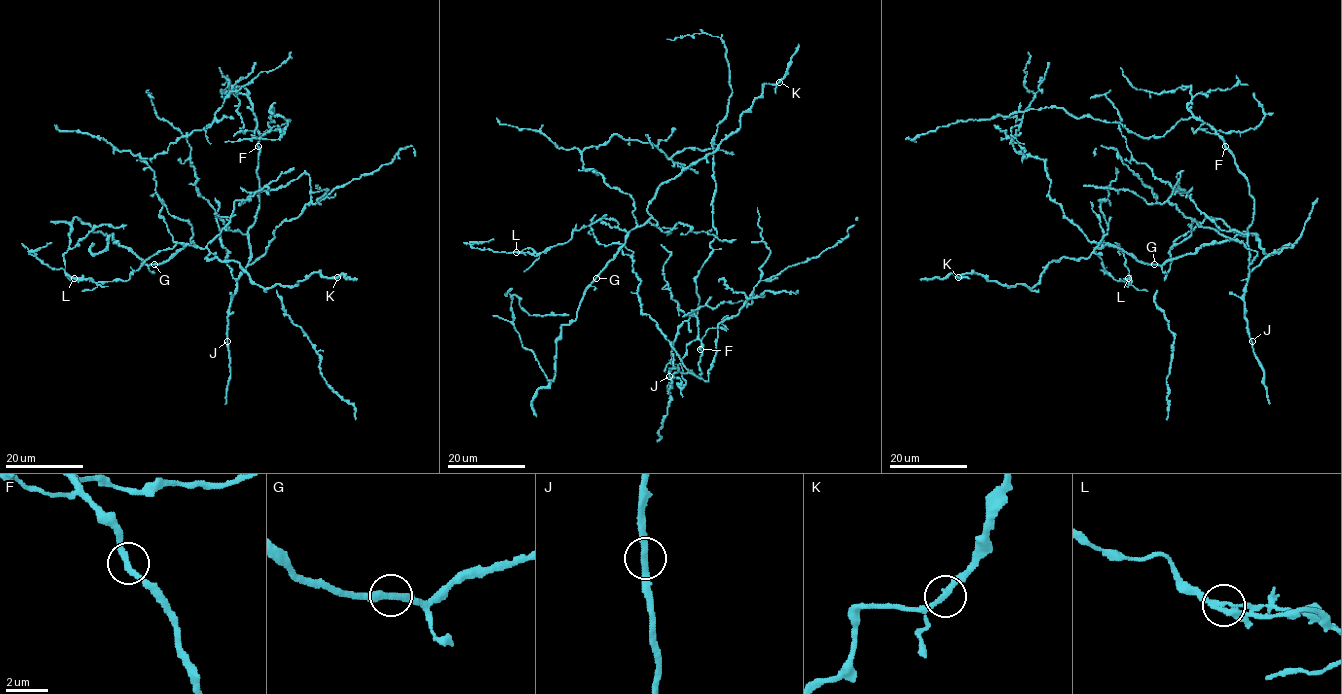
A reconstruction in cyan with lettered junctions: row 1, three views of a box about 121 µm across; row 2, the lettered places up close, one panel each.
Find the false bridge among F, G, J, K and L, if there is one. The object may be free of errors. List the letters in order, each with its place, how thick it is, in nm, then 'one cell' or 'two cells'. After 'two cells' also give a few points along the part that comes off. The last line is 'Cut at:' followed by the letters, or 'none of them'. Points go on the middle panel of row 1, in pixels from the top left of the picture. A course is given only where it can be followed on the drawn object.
F: (700, 349) | 280 nm | one cell
G: (596, 278) | 280 nm | one cell
J: (669, 376) | 280 nm | one cell
K: (779, 82) | 280 nm | one cell
L: (516, 252) | 280 nm | two cells | (516, 252), (539, 255), (524, 271)
Cut at: L

